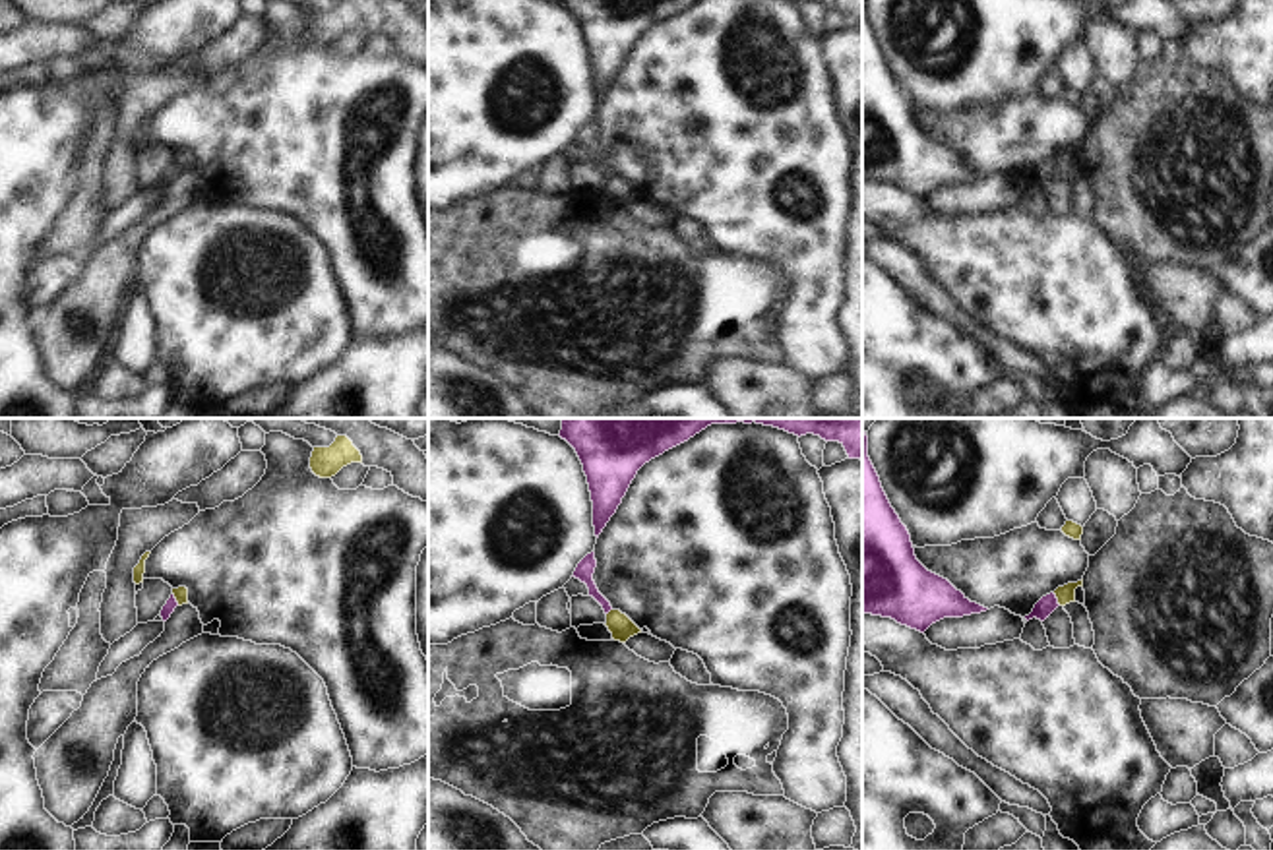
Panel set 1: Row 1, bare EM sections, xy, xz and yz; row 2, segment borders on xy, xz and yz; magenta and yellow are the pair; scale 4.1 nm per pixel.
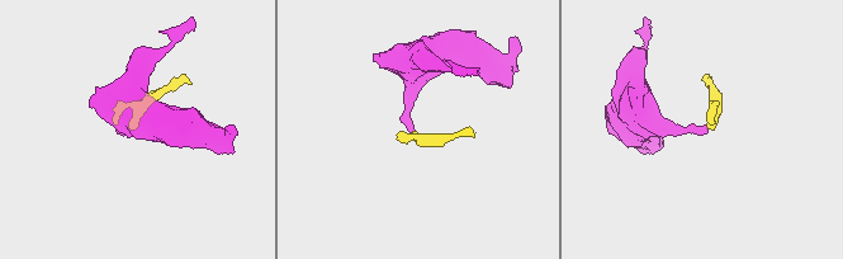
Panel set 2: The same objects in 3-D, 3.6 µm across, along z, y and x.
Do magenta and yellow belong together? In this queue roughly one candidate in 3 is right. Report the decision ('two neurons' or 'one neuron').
two neurons

